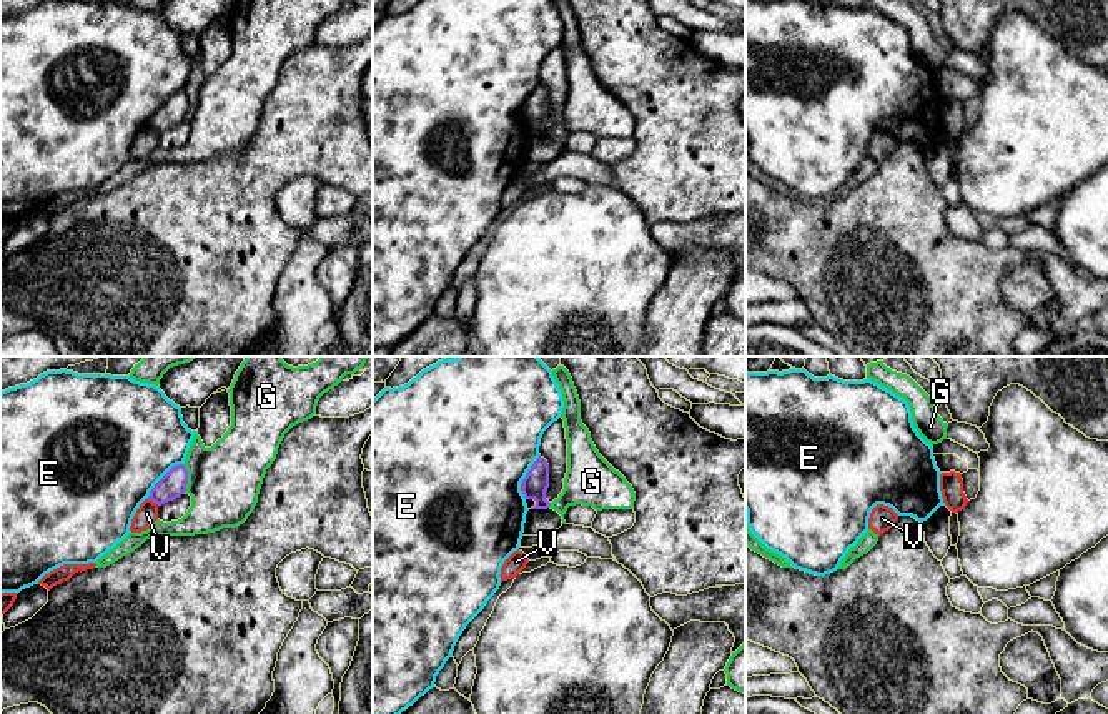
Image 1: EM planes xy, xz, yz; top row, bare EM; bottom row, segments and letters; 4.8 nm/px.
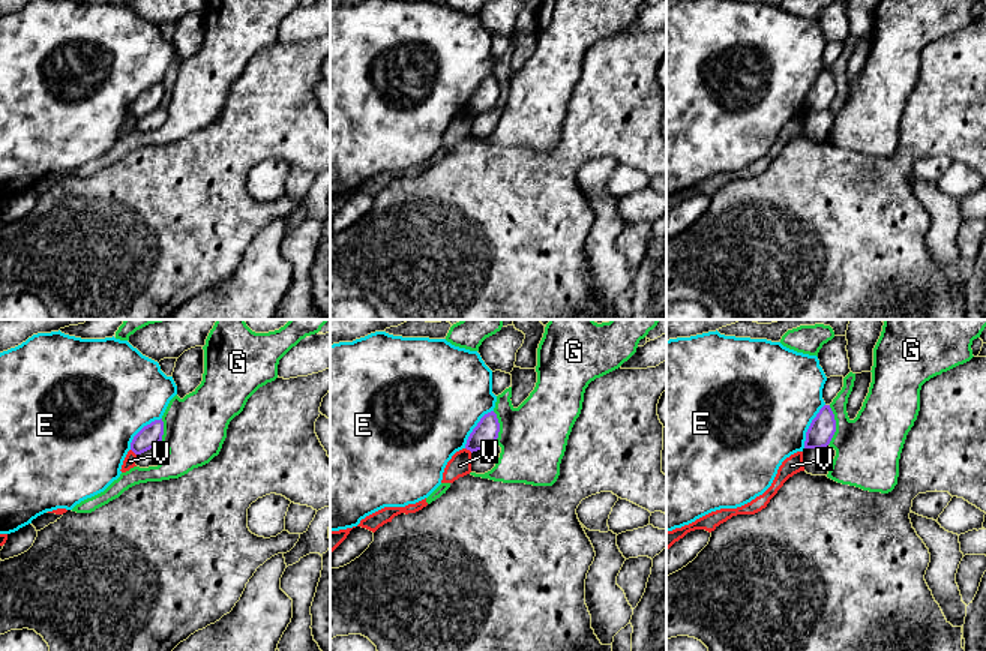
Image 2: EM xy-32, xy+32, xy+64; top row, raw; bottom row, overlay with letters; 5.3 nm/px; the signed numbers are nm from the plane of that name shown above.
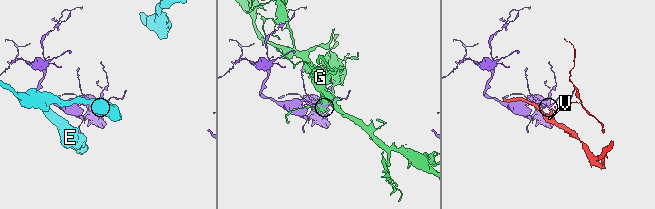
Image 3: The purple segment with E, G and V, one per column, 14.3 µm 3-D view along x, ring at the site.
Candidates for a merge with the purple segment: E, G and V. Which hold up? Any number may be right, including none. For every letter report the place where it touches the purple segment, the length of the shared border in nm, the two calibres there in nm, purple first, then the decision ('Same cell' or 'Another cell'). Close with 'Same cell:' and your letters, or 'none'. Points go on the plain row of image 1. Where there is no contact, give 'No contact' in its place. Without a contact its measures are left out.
E: Touches purple at xy (162, 105). Shared border 260 nm. Thickness 120 nm (purple) against 500 nm. Another cell
G: Touches purple at xy (187, 105). Shared border 140 nm. Thickness 120 nm (purple) against 360 nm. Another cell
V: Touches purple at xy (153, 128). Shared border 70 nm. Thickness 120 nm (purple) against 100 nm. Another cell
Same cell: none

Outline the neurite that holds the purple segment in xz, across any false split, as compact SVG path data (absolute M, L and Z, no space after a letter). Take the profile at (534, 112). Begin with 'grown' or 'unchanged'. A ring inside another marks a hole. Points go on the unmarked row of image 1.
unchanged | M537 85L526 105L521 110L522 121L526 126L534 126L536 133L531 136L547 136L549 128L546 126L546 118L549 115L549 92L544 85Z

